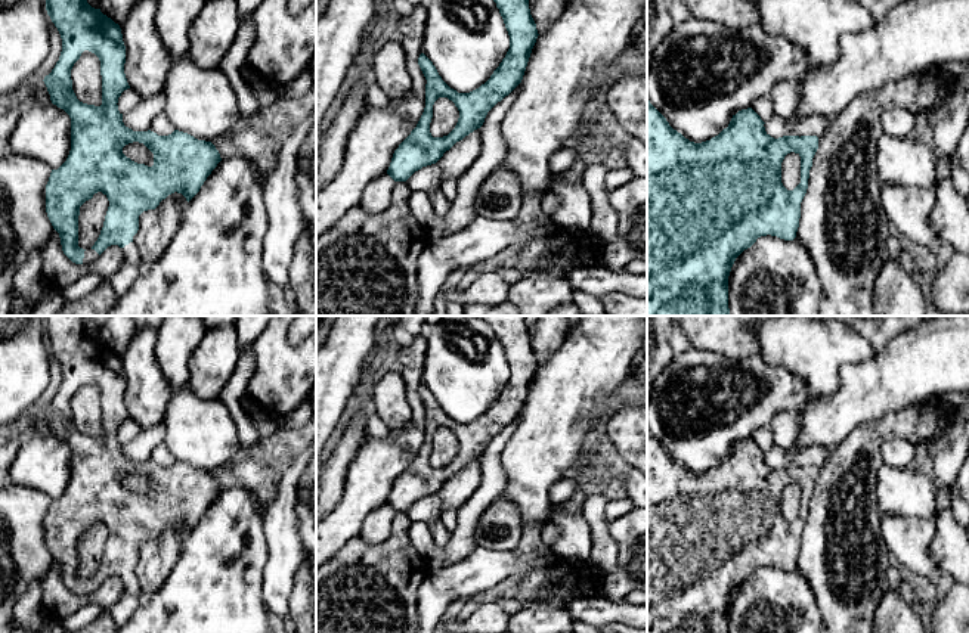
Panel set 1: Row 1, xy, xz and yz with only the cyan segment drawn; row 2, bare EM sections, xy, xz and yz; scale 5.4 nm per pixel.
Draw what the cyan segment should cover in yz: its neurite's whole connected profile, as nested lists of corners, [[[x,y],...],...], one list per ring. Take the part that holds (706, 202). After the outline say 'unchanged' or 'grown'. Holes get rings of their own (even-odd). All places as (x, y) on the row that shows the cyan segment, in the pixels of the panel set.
[[[647,97],[647,316],[730,316],[728,276],[736,258],[761,236],[796,238],[818,137],[774,139],[764,124],[752,108],[742,109],[718,136],[694,143],[674,130]],[[790,152],[801,156],[801,183],[793,190],[781,183],[781,162]]] | unchanged

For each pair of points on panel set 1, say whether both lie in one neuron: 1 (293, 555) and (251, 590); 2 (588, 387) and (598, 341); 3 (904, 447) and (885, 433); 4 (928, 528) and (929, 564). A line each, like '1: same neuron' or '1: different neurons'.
1: different neurons
2: same neuron
3: different neurons
4: same neuron

